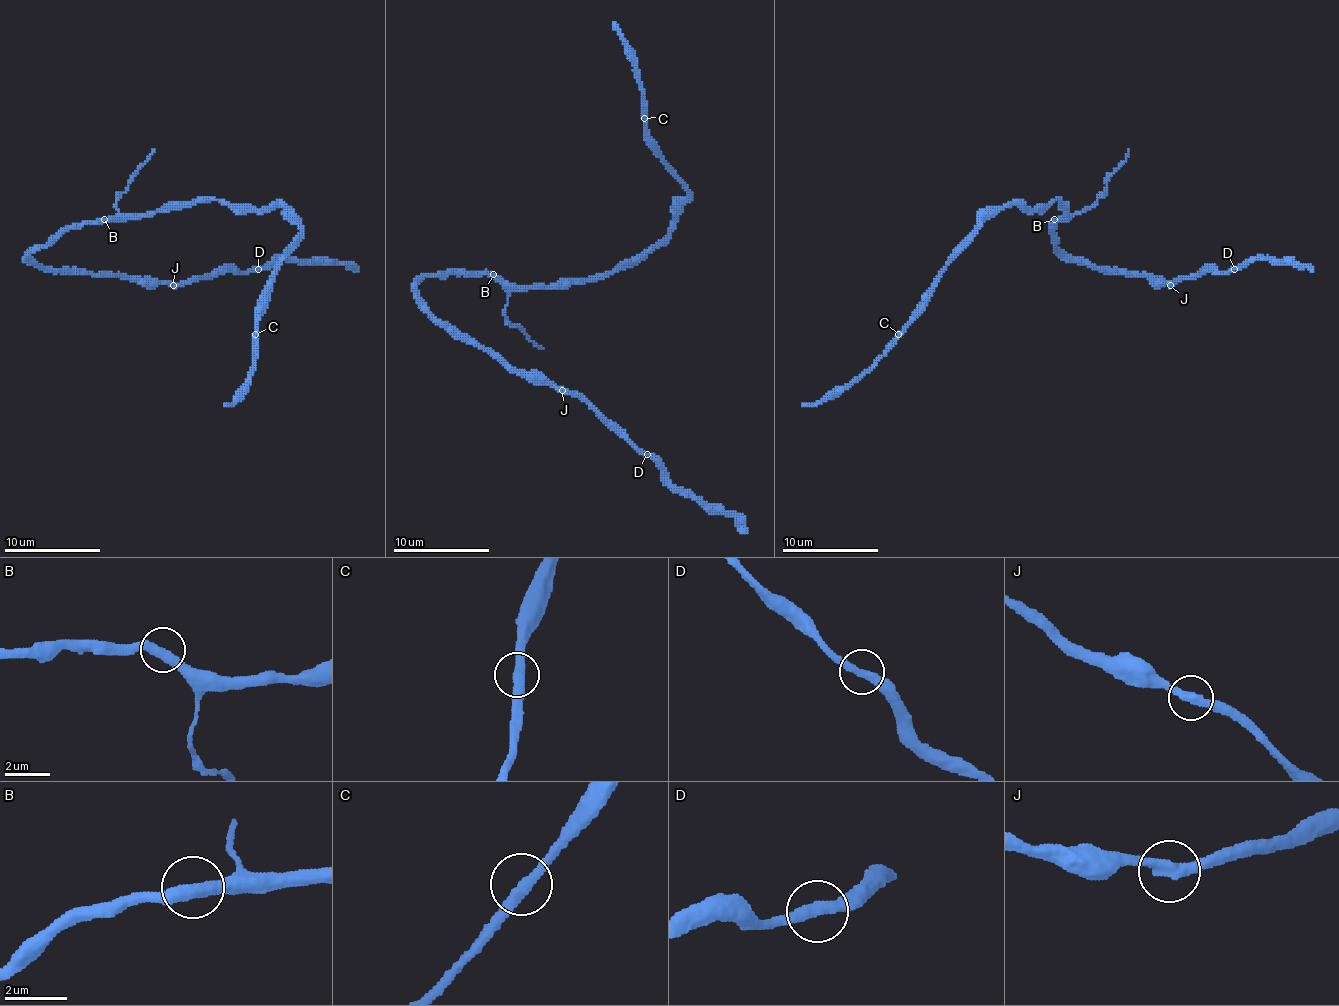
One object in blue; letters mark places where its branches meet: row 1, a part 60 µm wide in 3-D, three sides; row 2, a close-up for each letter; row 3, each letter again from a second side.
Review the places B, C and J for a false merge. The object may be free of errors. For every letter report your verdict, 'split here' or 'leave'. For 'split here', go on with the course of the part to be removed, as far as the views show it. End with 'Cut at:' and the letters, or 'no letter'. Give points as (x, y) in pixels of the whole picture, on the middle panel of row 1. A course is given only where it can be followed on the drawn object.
B: leave
C: leave
J: leave
Cut at: no letter

